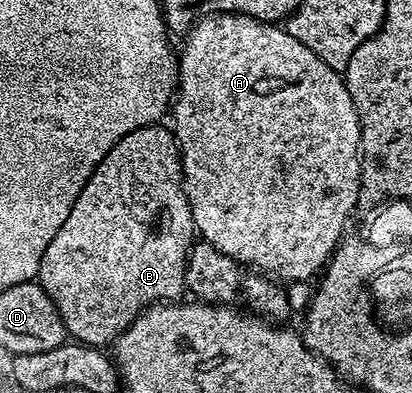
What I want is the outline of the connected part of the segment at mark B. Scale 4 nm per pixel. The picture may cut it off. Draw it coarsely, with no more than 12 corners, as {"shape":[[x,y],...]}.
{"shape":[[116,143],[45,247],[72,342],[184,292],[179,143]]}

